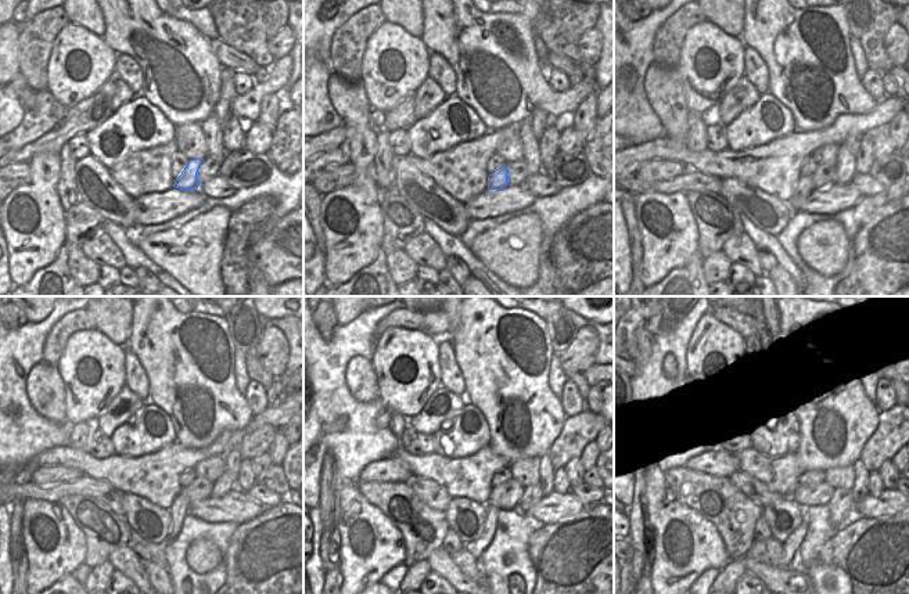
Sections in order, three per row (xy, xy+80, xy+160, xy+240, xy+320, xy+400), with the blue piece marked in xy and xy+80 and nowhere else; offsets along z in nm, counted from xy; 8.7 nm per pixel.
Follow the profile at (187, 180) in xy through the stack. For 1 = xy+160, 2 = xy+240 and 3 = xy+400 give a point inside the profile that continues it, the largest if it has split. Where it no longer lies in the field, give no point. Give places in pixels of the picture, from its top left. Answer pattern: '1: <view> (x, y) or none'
1: xy+160 (804, 186)
2: xy+240 (180, 506)
3: xy+400 (790, 546)

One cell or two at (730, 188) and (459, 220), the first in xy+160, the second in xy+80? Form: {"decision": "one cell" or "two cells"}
{"decision": "one cell"}

